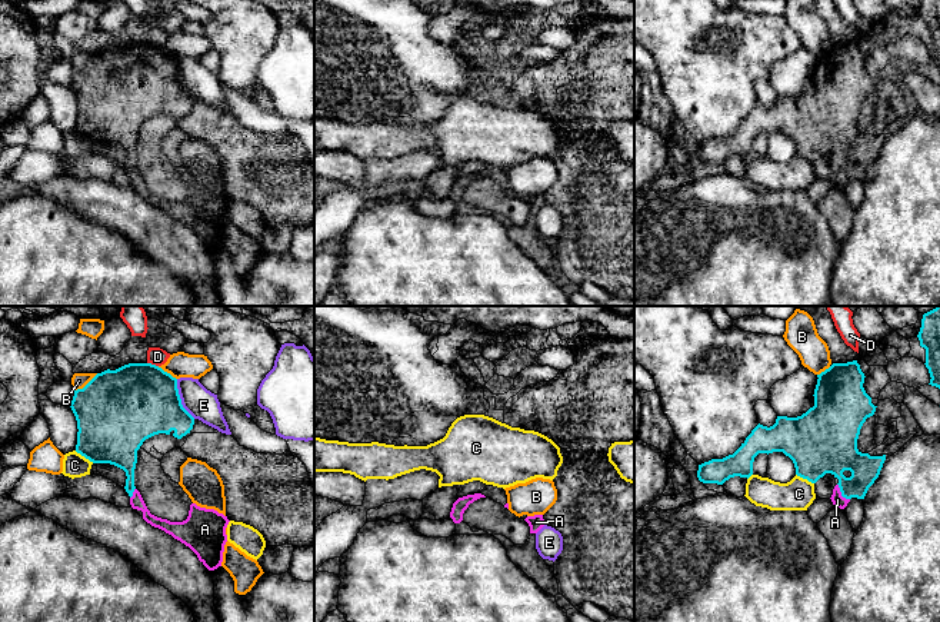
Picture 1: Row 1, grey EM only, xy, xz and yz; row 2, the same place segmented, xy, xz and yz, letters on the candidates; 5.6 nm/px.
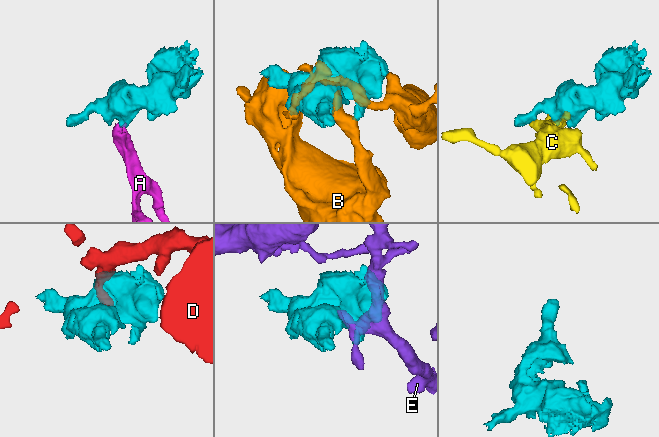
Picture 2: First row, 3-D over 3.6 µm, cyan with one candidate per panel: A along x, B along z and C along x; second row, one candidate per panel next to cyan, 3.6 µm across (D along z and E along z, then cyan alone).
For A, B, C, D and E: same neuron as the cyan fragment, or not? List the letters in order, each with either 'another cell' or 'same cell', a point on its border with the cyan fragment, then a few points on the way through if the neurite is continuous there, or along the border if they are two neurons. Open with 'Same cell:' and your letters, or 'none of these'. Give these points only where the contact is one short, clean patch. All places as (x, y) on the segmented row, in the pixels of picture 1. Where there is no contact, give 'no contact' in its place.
Same cell: A
A: same cell; contact yz (842, 494); way yz (833, 451), (842, 478), (842, 494), (837, 499)
B: another cell; contact xy (87, 383)
C: another cell; contact xy (84, 456)
D: another cell; contact xy (153, 365); border xy (147, 362), (157, 366)
E: another cell; contact xy (180, 399); border xy (176, 379), (180, 403), (194, 418)

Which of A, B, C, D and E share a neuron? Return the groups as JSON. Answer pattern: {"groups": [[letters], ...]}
{"groups": [["A"], ["B"], ["C"], ["D"], ["E"]]}

